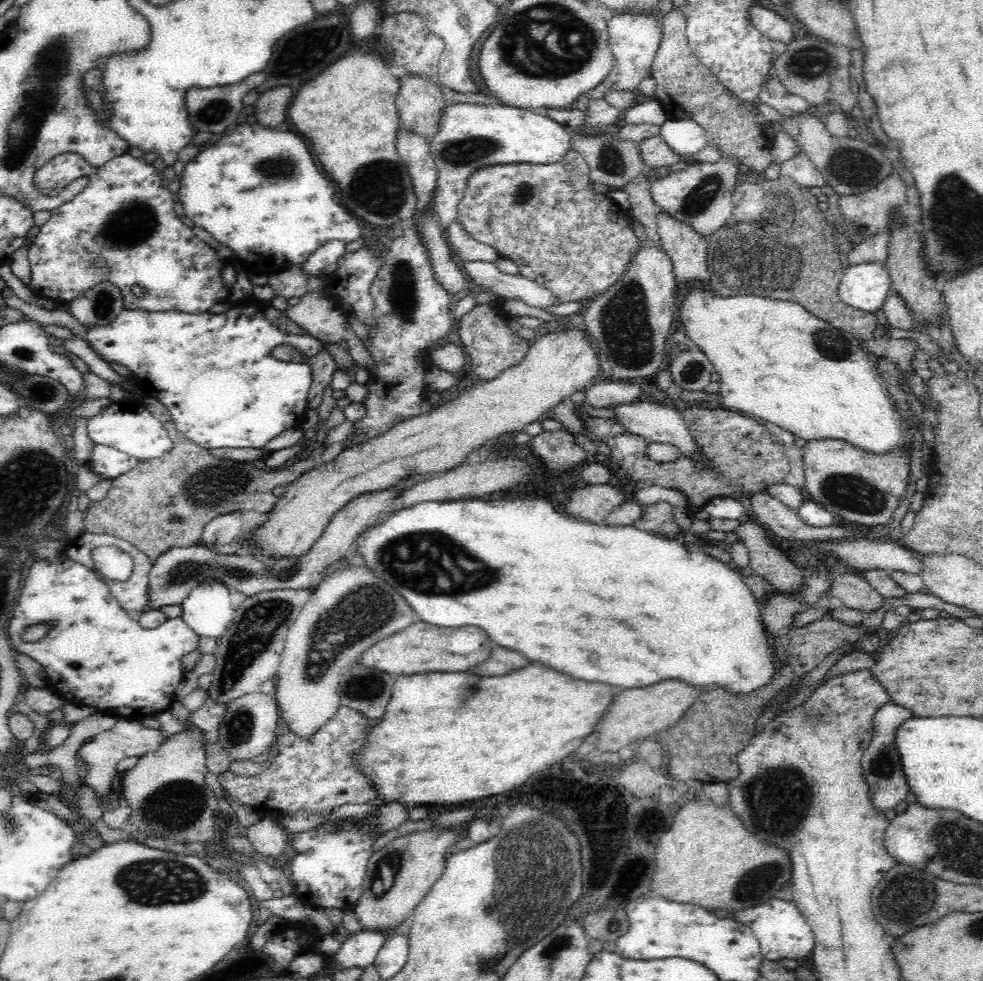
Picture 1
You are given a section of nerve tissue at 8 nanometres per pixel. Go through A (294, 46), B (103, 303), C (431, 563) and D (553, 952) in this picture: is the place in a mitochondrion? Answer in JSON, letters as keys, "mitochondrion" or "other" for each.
{"A":"mitochondrion","B":"mitochondrion","C":"mitochondrion","D":"mitochondrion"}

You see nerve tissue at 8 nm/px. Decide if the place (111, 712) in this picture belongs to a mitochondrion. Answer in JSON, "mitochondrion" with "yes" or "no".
{"mitochondrion":"no"}

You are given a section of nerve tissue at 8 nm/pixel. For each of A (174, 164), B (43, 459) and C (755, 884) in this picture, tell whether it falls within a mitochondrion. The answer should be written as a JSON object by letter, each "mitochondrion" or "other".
{"A":"other","B":"mitochondrion","C":"mitochondrion"}

